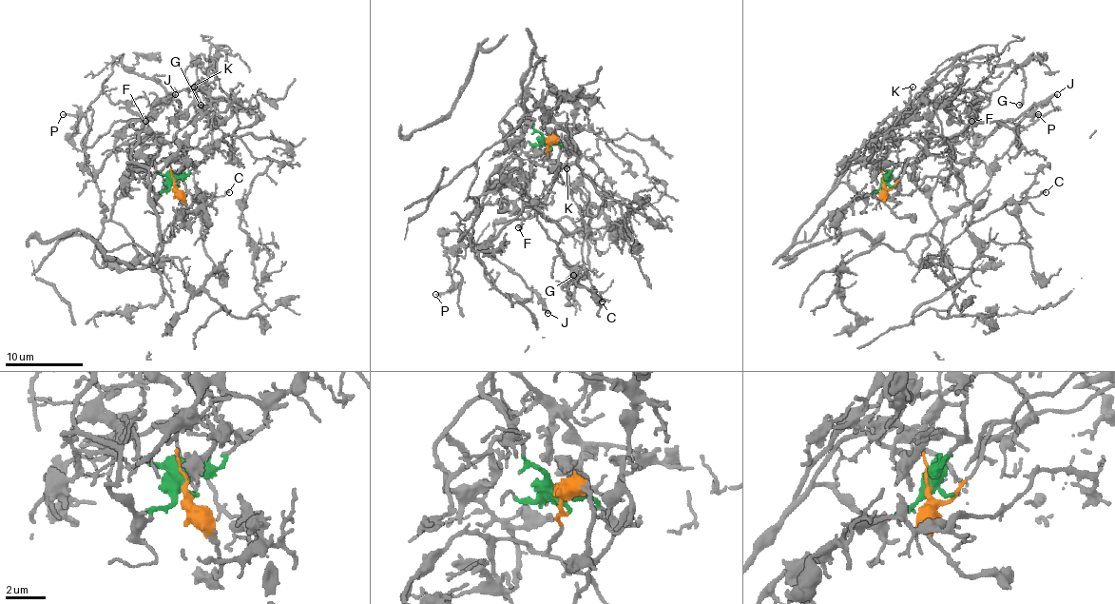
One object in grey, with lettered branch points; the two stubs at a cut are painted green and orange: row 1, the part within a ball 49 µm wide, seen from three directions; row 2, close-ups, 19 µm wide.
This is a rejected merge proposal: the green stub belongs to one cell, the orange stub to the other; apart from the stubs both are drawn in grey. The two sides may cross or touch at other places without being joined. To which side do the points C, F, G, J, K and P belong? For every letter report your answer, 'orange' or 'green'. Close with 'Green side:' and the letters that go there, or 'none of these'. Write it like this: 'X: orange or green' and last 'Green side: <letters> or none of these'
C: orange
F: green
G: green
J: orange
K: green
P: orange
Green side: F, G, K

